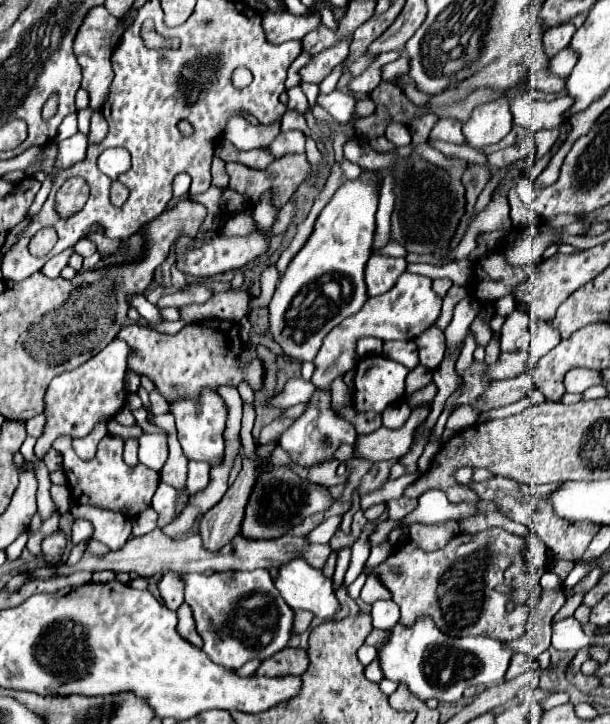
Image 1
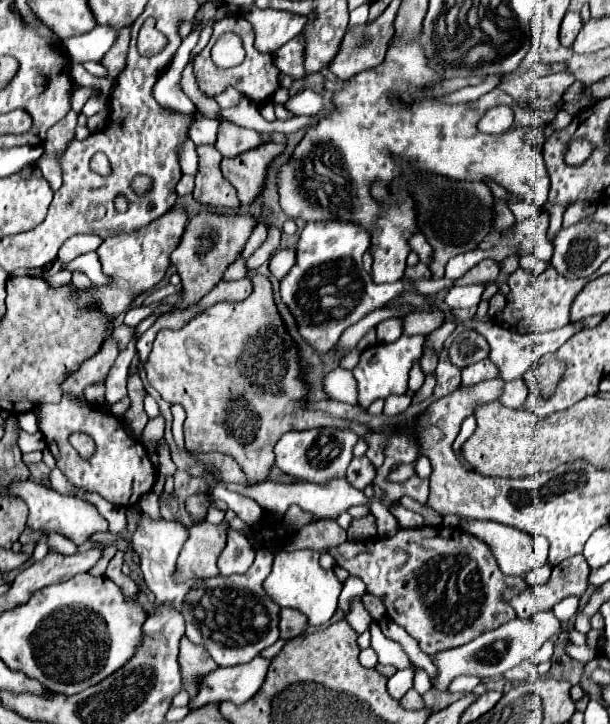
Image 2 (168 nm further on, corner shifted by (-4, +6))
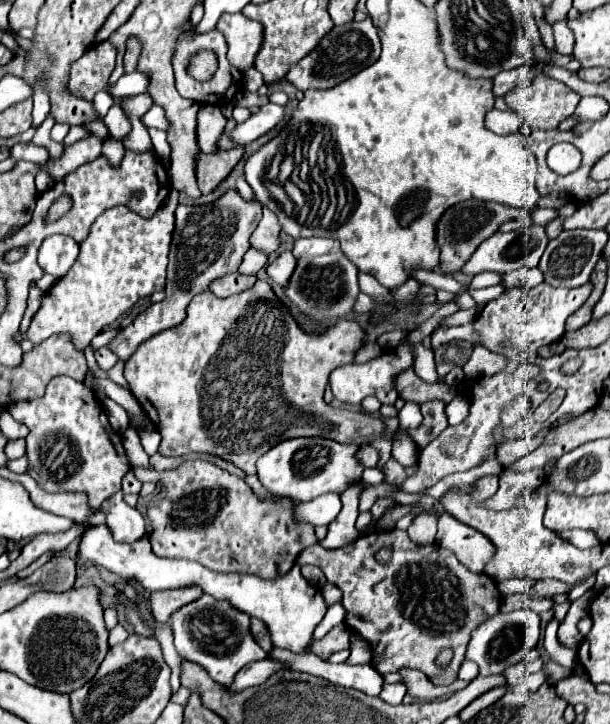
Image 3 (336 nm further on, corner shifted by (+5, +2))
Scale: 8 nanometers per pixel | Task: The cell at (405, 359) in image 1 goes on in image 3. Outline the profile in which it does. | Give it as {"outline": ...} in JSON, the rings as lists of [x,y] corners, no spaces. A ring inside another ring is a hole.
{"outline":[[[416,402],[404,404],[404,408],[398,412],[398,420],[400,420],[400,428],[404,428],[404,430],[418,428],[420,426],[420,420],[422,420],[420,406]]]}

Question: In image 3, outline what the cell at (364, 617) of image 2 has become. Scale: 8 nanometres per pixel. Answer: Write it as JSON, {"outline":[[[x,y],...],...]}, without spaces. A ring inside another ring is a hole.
{"outline":[[[356,632],[352,634],[352,638],[350,638],[350,658],[346,660],[348,664],[370,664],[370,660],[372,660],[372,654],[370,654],[370,648],[368,648],[368,642],[362,638],[362,636],[358,636]]]}

